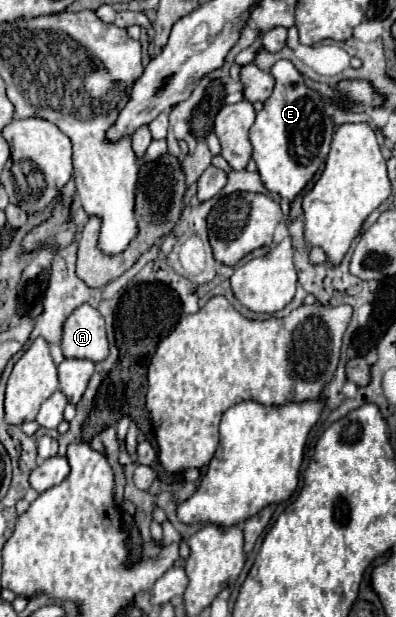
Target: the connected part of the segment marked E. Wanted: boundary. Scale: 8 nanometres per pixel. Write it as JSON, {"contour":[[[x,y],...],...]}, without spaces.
{"contour":[[[278,60],[270,68],[270,74],[276,80],[272,96],[264,102],[264,108],[256,112],[256,122],[250,128],[250,142],[254,148],[252,158],[258,166],[258,172],[266,190],[280,194],[286,200],[294,200],[296,194],[302,192],[306,182],[316,174],[320,164],[326,160],[326,154],[330,150],[330,140],[334,134],[334,124],[326,110],[326,104],[322,102],[322,96],[306,84],[304,76],[296,70],[296,66],[290,60]]]}

